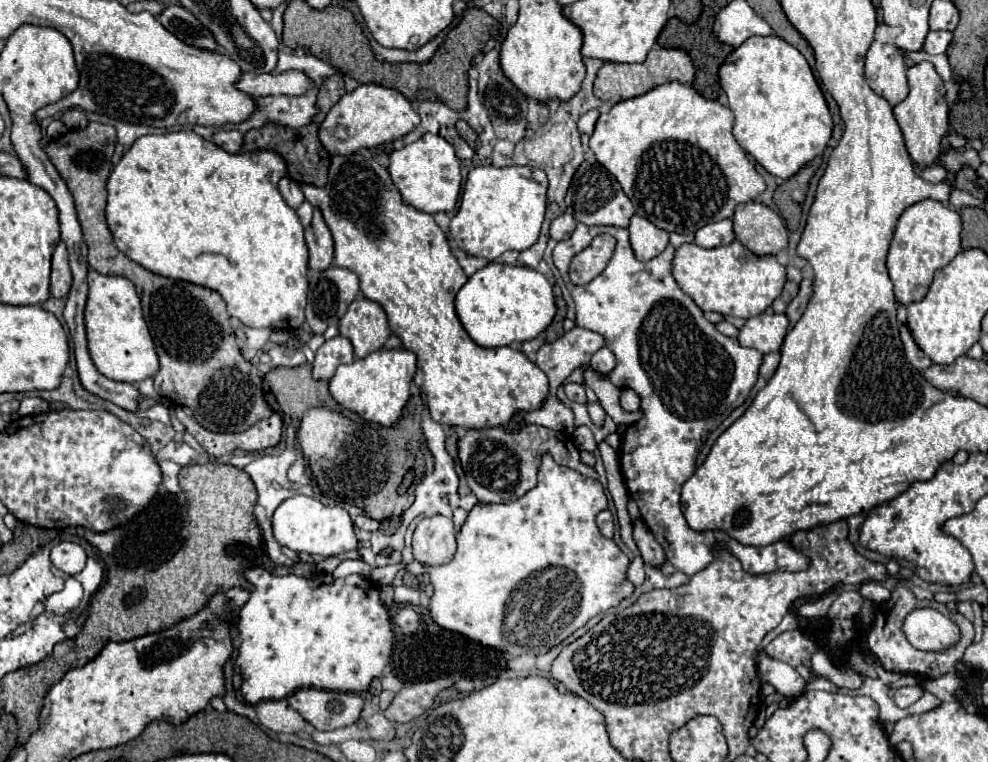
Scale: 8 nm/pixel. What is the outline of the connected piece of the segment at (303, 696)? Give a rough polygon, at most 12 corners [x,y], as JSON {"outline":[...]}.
{"outline":[[308,687],[288,695],[316,729],[356,723],[360,693]]}

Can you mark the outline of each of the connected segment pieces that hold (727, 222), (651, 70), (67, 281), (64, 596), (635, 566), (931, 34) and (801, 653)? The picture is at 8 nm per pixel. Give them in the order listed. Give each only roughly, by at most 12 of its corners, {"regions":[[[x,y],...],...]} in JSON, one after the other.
{"regions":[[[732,219],[696,231],[696,245],[712,249],[734,241]],[[652,49],[644,63],[604,63],[594,95],[618,103],[666,81],[692,83],[682,49]],[[60,241],[52,253],[50,295],[66,297],[72,287],[68,251]],[[68,577],[64,589],[46,599],[52,613],[66,615],[78,607],[82,585]],[[640,553],[630,563],[628,579],[636,587],[644,581],[644,561]],[[928,31],[924,51],[946,53],[950,31]],[[786,631],[764,647],[792,667],[806,663],[818,645],[802,631]]]}

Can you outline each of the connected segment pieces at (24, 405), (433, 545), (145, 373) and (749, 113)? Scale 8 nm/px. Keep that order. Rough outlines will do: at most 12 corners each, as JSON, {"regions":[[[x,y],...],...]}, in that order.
{"regions":[[[40,397],[22,399],[20,415],[48,411],[48,403]],[[424,517],[414,531],[414,559],[448,563],[456,553],[452,519]],[[88,273],[84,321],[96,369],[136,383],[158,355],[134,285]],[[754,35],[718,71],[734,137],[788,179],[832,135],[804,55]]]}

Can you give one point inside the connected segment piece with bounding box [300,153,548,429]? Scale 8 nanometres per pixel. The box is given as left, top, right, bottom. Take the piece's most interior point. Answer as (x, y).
(402, 258)

